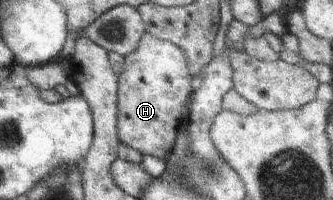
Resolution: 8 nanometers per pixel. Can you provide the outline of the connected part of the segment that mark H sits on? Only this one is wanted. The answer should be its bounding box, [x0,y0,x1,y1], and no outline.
[117,32,191,159]

